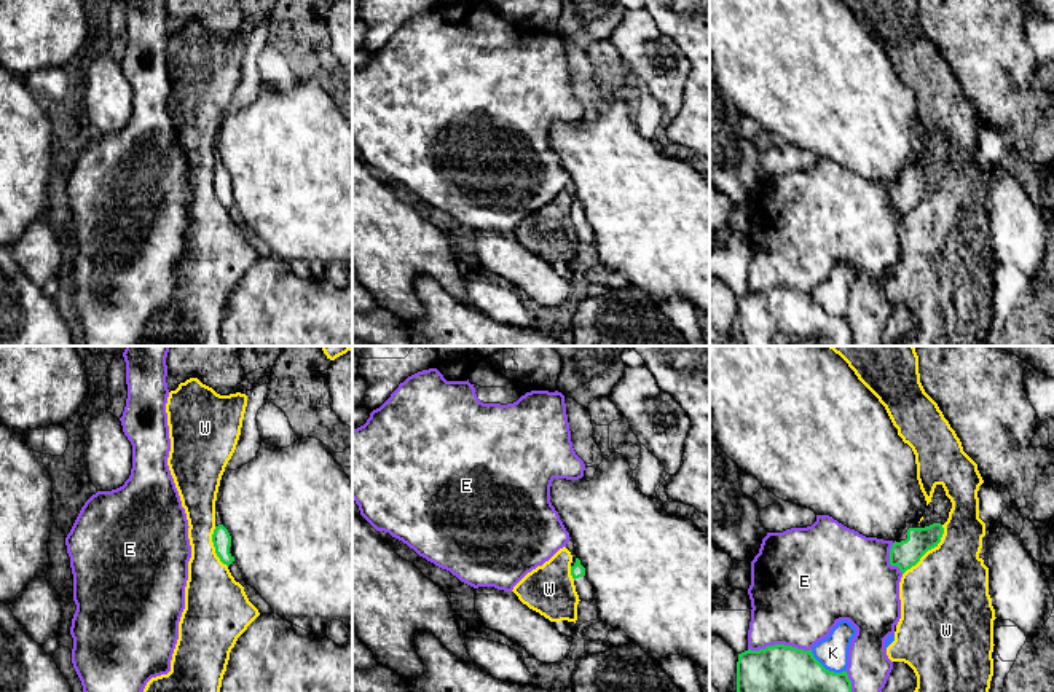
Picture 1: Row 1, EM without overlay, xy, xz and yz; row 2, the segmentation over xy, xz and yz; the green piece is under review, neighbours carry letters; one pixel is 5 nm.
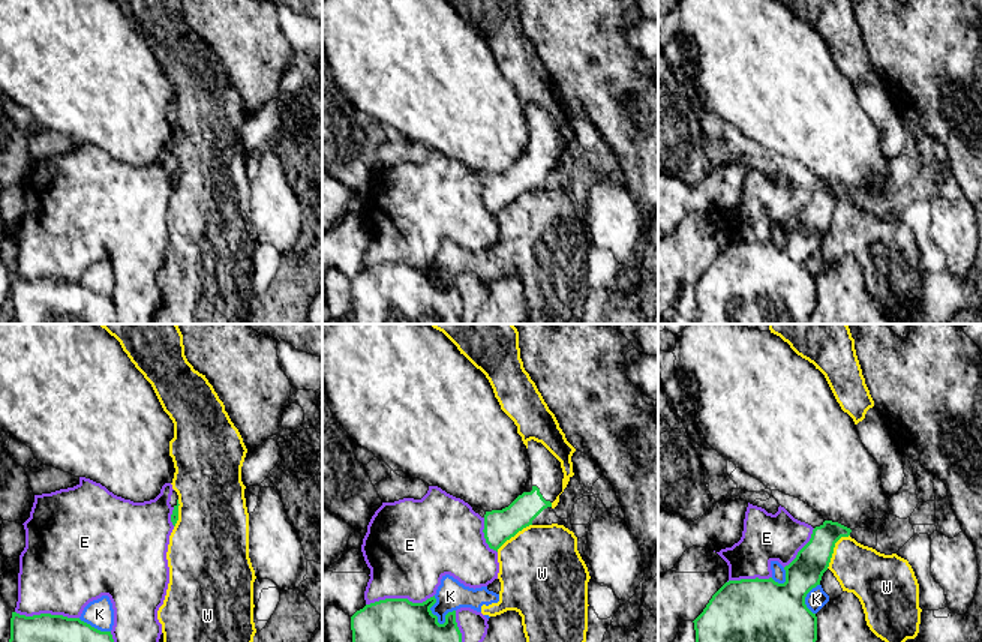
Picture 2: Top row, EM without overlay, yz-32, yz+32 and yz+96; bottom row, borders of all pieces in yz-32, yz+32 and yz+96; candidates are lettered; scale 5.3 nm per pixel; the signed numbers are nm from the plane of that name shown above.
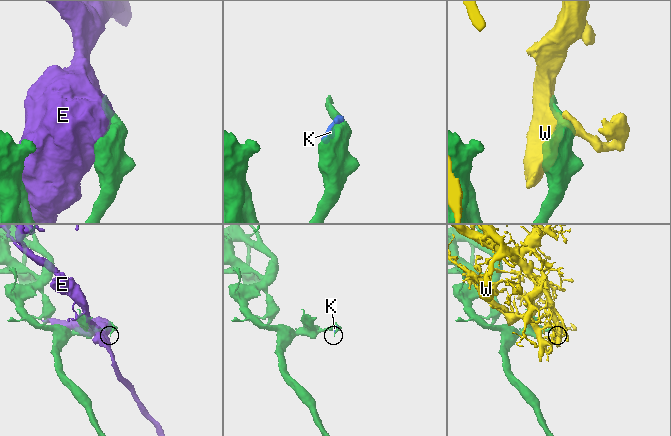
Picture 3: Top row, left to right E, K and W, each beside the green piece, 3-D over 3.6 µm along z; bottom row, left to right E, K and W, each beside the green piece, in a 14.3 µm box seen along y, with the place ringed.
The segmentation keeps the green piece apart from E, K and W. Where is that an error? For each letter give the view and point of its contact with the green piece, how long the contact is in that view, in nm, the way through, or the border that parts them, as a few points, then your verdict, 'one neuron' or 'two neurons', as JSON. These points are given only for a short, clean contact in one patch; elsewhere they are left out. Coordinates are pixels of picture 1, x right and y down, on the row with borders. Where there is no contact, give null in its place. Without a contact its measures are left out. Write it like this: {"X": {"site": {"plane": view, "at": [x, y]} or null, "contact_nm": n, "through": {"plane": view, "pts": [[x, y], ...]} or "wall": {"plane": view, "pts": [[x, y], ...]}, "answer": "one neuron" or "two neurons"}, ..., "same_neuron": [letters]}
{"E": {"site": {"plane": "yz", "at": [778, 644]}, "contact_nm": 320, "answer": "two neurons"}, "K": {"site": {"plane": "yz", "at": [825, 668]}, "contact_nm": 220, "answer": "two neurons"}, "W": {"site": {"plane": "yz", "at": [928, 549]}, "contact_nm": 320, "answer": "two neurons"}, "same_neuron": []}

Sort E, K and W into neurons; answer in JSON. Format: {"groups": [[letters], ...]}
{"groups": [["E"], ["K", "W"]]}

